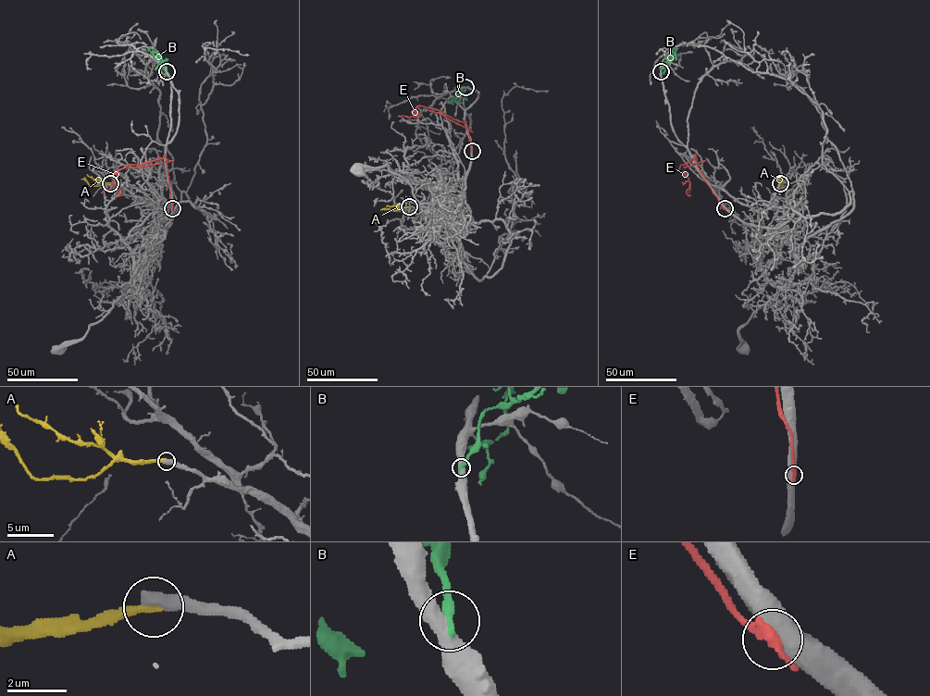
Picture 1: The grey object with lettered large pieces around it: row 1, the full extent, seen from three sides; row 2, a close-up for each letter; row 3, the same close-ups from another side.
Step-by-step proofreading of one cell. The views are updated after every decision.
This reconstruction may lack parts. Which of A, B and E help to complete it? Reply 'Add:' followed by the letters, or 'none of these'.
Add: A

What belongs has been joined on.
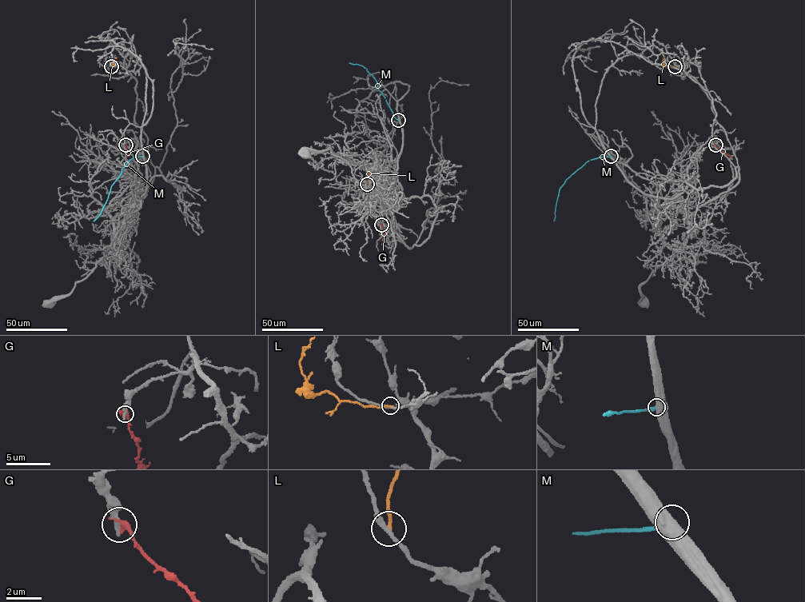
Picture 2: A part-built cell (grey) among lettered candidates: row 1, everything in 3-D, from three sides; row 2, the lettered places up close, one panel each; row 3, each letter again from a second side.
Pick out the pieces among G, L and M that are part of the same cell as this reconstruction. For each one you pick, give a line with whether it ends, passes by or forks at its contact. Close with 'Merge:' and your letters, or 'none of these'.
Merge: none of these

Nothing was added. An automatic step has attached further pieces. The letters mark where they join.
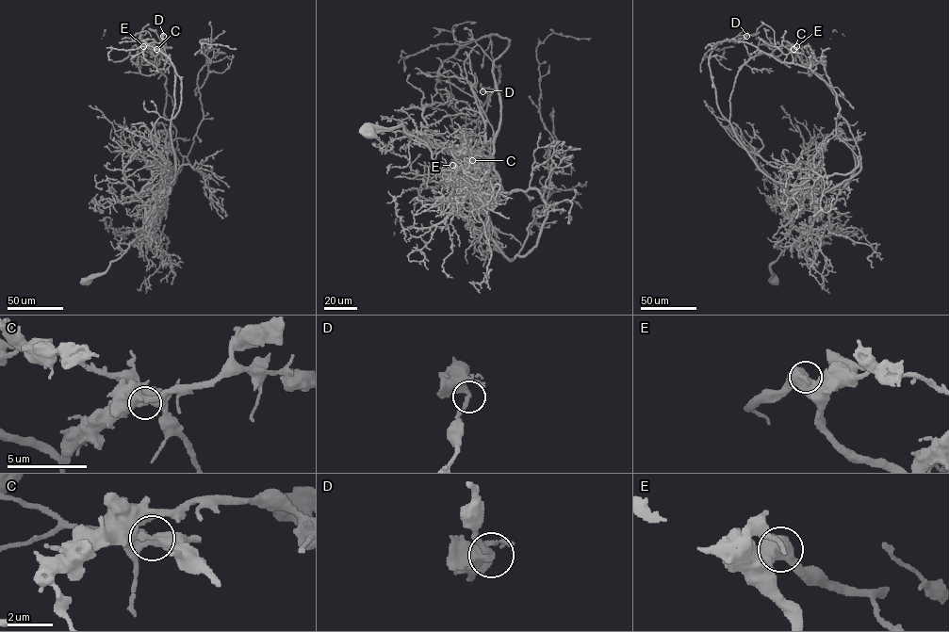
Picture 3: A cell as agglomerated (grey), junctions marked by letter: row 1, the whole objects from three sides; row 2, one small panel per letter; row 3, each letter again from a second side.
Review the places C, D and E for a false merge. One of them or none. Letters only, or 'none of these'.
C

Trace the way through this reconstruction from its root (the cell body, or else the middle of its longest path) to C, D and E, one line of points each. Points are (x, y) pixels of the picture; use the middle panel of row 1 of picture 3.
C: (368, 132), (402, 126), (422, 140), (481, 198), (488, 234), (511, 259), (484, 230), (472, 161)
D: (368, 132), (402, 126), (453, 177), (459, 150), (493, 160), (499, 65), (499, 82), (482, 91)
E: (368, 132), (402, 126), (422, 140), (481, 198), (488, 234), (511, 259), (484, 230), (478, 165), (452, 165)

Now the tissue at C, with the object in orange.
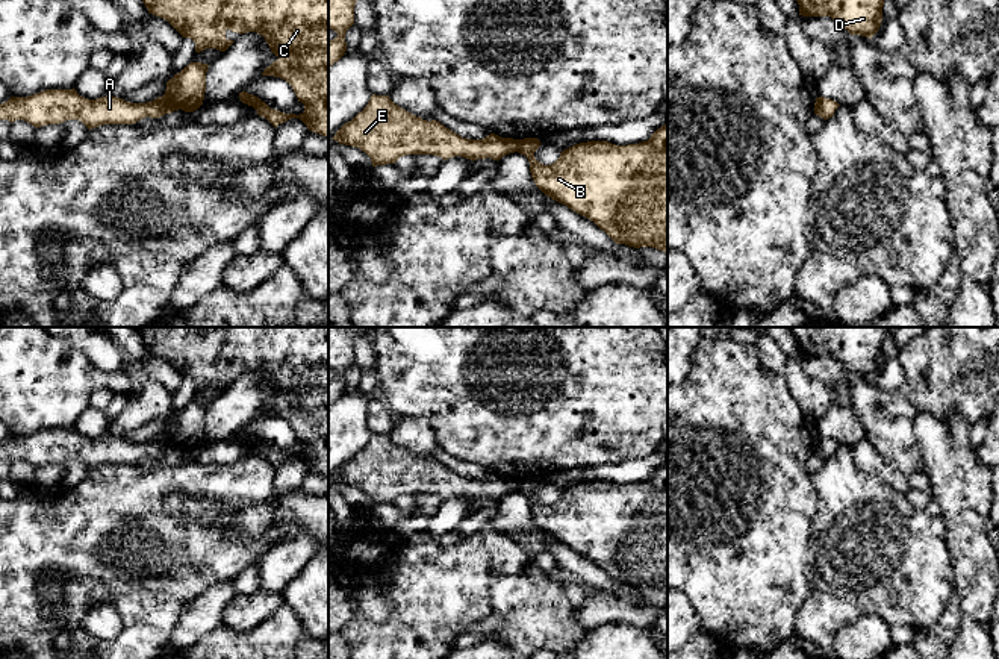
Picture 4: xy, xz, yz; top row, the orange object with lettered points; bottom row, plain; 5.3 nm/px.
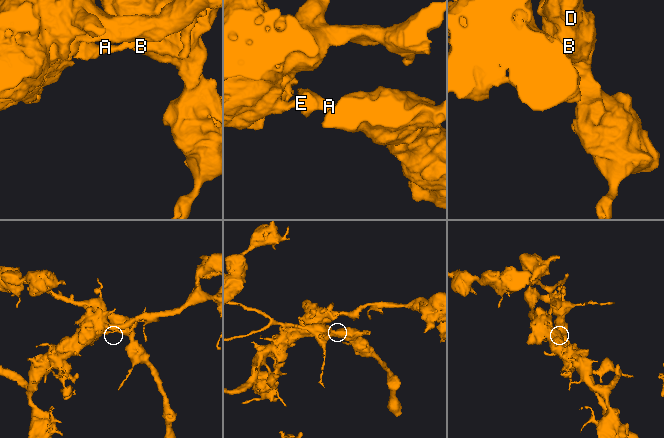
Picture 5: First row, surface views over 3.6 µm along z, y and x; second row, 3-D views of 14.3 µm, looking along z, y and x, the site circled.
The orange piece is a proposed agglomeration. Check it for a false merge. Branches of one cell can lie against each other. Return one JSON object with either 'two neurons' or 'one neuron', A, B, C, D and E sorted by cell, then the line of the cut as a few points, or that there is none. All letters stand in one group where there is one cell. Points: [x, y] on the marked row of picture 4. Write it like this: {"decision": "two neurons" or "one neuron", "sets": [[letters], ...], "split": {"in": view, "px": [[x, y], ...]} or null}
{"decision": "two neurons", "sets": [["A", "E"], ["B", "C", "D"]], "split": {"in": "xy", "px": [[167, 109], [158, 115], [143, 117]]}}

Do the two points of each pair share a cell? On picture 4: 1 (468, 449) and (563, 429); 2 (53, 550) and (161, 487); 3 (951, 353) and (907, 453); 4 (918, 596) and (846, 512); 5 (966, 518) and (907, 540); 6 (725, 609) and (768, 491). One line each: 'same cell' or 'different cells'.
1: same cell
2: same cell
3: same cell
4: same cell
5: different cells
6: same cell

